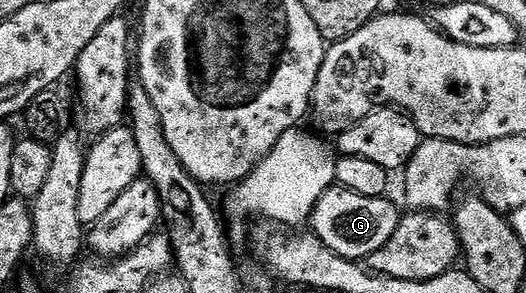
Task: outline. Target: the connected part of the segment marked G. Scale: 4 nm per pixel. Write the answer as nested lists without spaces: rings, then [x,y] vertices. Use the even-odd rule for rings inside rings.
[[[333,185],[326,193],[322,193],[318,205],[312,210],[311,230],[343,259],[366,261],[378,249],[382,249],[390,237],[394,237],[394,229],[398,229],[400,224],[402,211],[390,200],[388,197],[362,197],[362,193]]]

